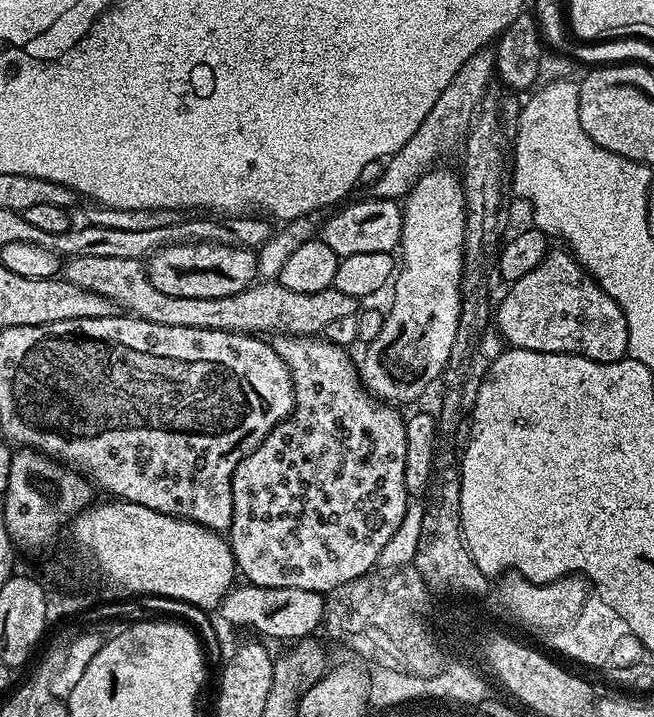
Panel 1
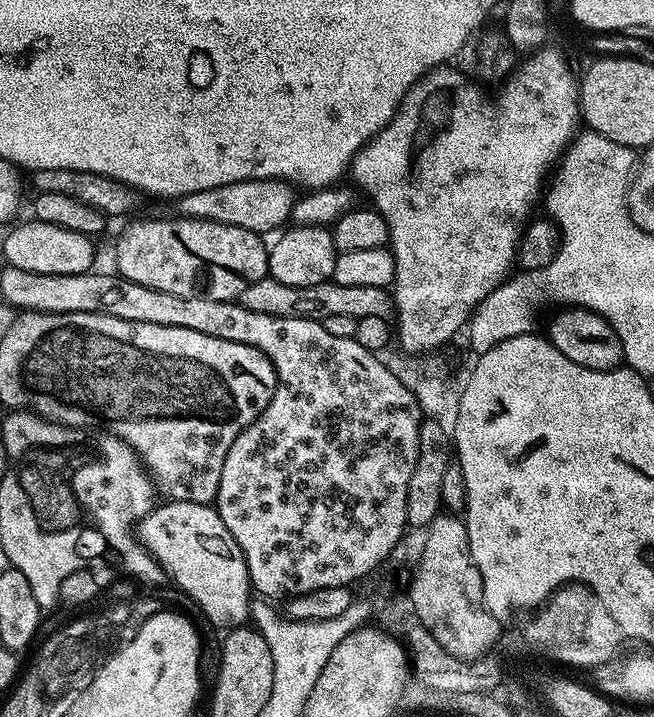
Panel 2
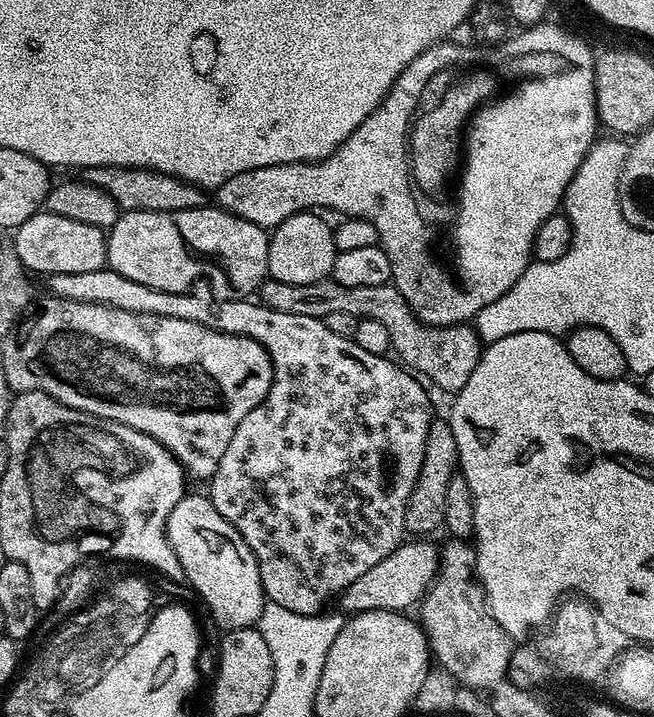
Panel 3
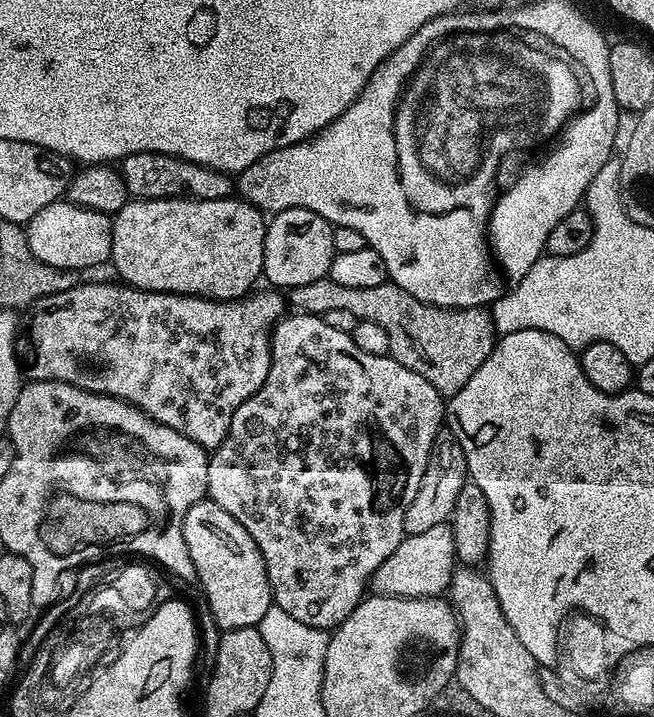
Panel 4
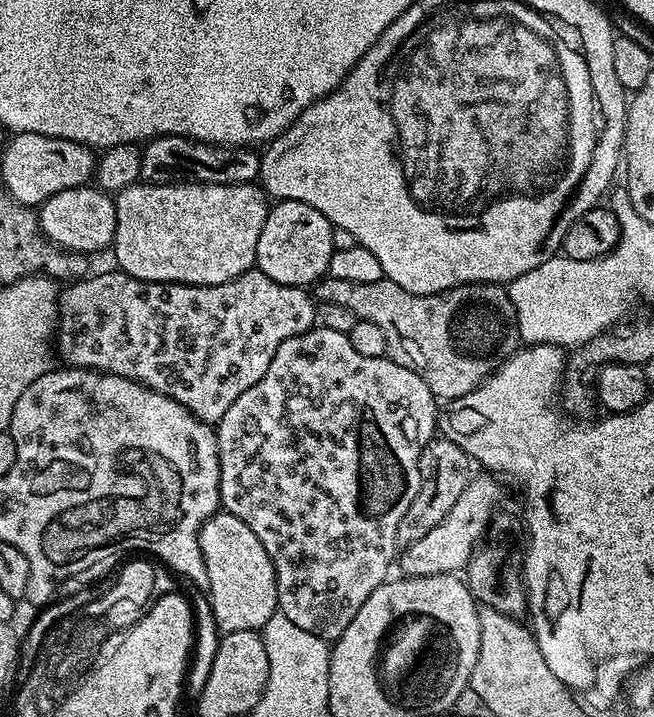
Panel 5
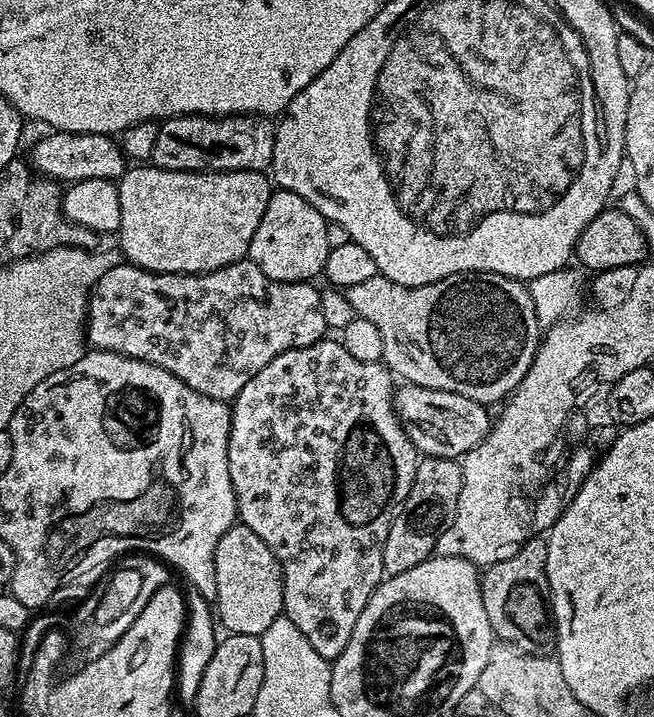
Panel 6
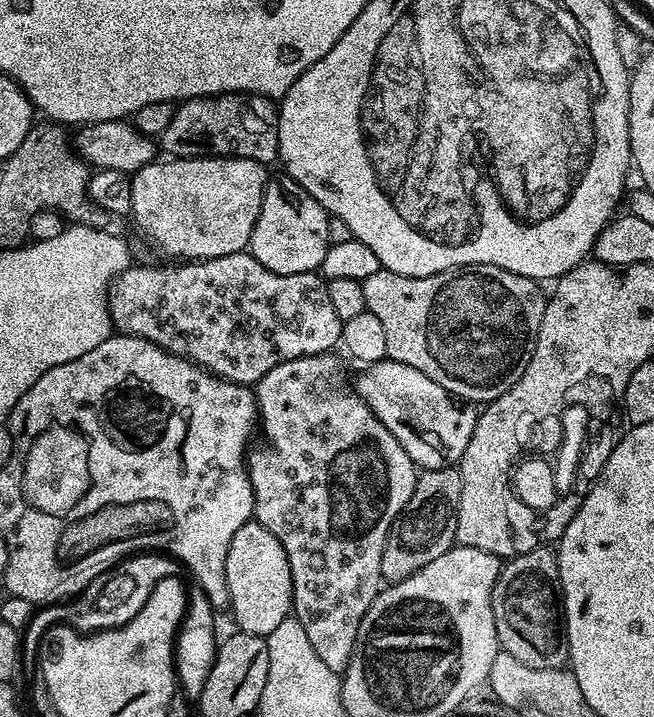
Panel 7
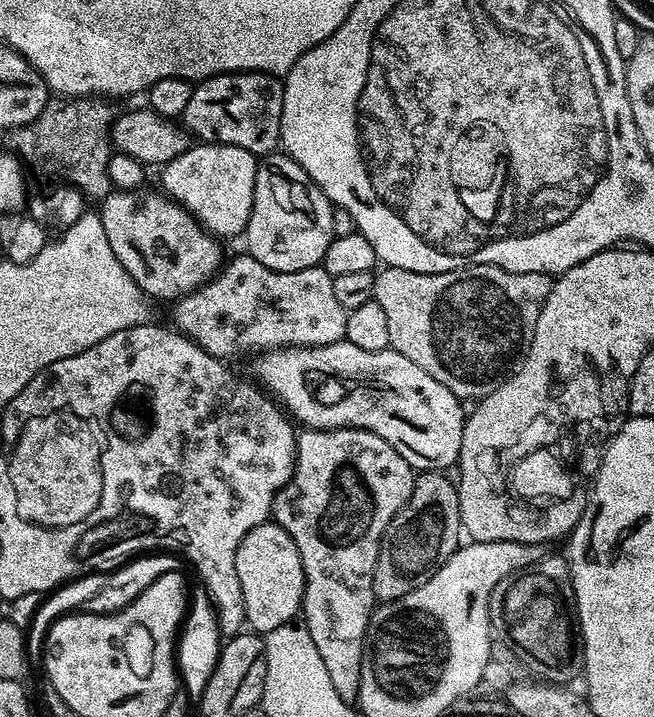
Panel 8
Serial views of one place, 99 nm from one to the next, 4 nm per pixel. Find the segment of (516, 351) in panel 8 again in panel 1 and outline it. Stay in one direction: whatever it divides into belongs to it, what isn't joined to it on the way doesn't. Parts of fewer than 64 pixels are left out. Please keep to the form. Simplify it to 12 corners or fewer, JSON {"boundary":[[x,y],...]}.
{"boundary":[[75,256],[64,276],[162,326],[314,336],[357,315],[331,287],[260,280],[178,298],[134,259]]}

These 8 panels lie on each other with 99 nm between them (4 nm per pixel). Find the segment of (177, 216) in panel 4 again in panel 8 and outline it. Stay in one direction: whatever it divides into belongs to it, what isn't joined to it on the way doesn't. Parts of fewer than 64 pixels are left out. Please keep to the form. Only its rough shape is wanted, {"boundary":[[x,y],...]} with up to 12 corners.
{"boundary":[[196,142],[159,169],[217,238],[245,231],[258,158]]}

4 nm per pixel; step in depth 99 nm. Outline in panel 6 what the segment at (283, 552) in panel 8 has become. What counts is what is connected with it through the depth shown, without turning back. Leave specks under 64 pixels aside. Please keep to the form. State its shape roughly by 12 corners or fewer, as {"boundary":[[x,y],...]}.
{"boundary":[[235,523],[214,554],[224,632],[258,636],[284,611],[270,546]]}

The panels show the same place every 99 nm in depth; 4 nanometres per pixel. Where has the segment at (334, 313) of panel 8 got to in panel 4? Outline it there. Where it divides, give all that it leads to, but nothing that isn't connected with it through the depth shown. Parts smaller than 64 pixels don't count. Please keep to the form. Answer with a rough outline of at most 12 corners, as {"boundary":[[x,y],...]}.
{"boundary":[[279,291],[47,297],[32,380],[206,450],[266,382]]}

